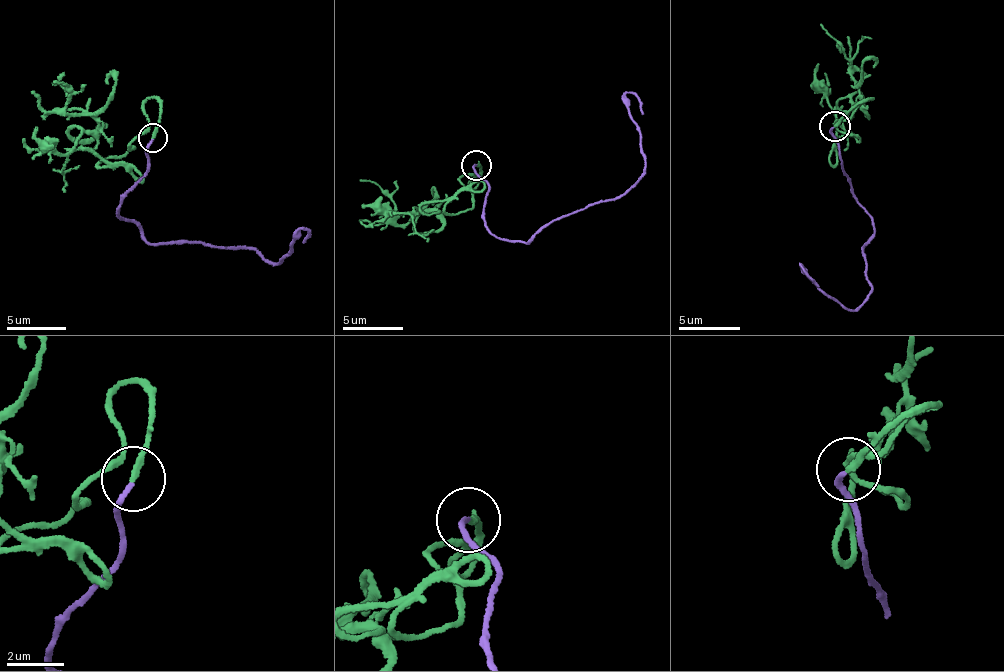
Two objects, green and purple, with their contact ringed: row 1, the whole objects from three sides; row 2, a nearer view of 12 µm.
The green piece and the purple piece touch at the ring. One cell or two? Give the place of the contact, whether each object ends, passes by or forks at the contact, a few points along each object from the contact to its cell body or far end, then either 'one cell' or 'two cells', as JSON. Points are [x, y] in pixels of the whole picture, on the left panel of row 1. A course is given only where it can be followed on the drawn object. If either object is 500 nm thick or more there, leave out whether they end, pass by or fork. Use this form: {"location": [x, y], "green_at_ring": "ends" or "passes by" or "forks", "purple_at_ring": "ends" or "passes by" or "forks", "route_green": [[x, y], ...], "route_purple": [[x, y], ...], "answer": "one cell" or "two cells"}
{"location": [153, 138], "green_at_ring": "passes by", "purple_at_ring": "ends", "route_green": [[154, 138], [152, 98], [133, 148], [98, 165], [75, 143], [98, 123], [66, 110], [70, 89], [53, 80]], "route_purple": [[154, 138], [149, 170], [119, 213], [141, 234], [158, 243], [244, 245], [277, 265], [303, 231], [302, 243]], "answer": "one cell"}

